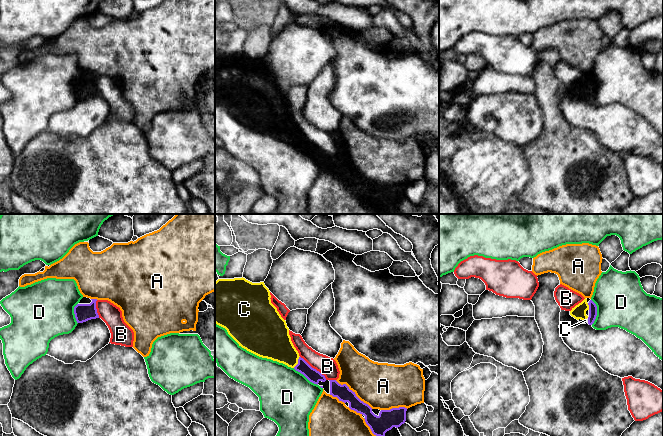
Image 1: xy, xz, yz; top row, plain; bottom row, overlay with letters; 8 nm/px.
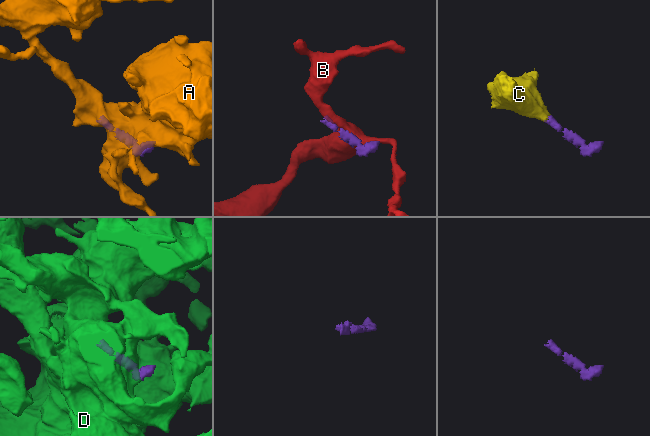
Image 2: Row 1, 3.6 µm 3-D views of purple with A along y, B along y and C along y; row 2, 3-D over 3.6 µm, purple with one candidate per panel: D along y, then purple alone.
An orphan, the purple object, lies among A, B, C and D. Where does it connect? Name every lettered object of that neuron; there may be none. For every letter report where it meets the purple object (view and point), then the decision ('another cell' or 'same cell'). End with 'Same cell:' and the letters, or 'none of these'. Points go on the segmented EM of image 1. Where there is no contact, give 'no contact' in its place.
A: xz (354, 393) | another cell
B: xz (313, 368) | another cell
C: xz (298, 362) | same cell
D: yz (596, 312) | another cell
Same cell: C

